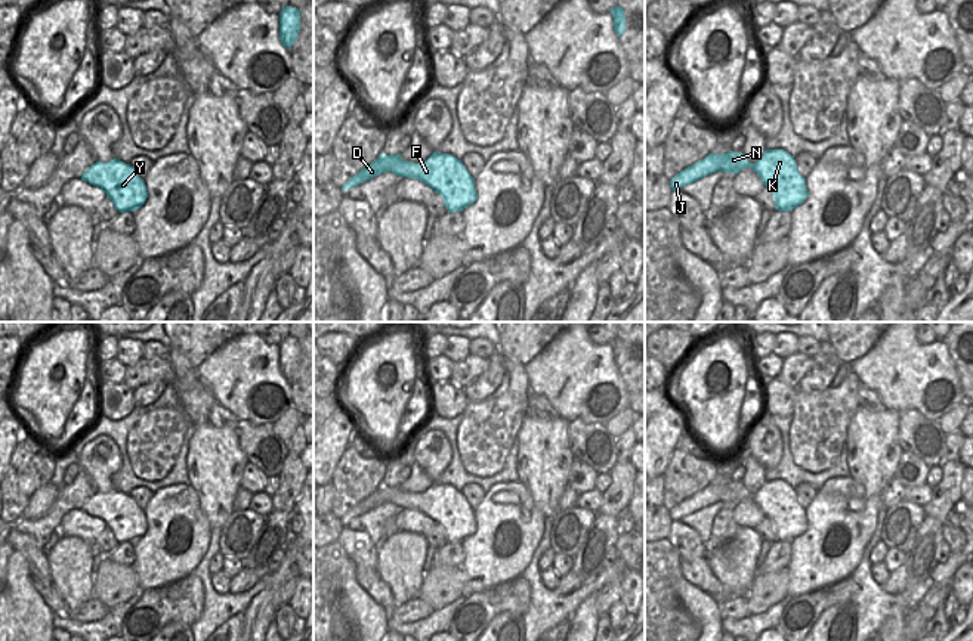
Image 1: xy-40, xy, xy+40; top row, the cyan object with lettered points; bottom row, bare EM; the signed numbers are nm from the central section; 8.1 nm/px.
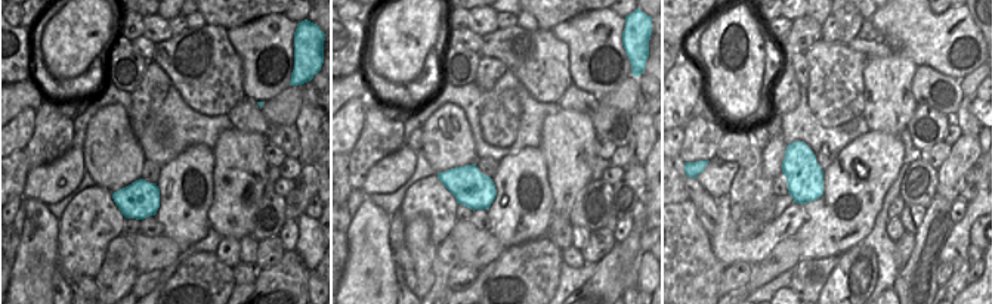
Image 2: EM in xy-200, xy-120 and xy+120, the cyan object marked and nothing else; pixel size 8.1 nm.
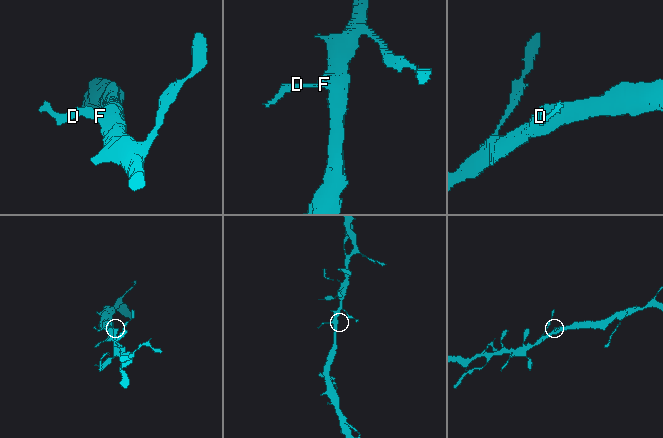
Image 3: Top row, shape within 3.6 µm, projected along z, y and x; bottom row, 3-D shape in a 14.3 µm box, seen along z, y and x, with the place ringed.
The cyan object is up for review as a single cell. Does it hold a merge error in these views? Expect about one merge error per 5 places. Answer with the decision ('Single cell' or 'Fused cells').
Single cell.

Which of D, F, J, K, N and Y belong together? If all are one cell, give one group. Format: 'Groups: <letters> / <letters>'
Groups: D F J K N Y.

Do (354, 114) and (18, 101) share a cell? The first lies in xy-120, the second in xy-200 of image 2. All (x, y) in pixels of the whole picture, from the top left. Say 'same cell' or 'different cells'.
different cells

